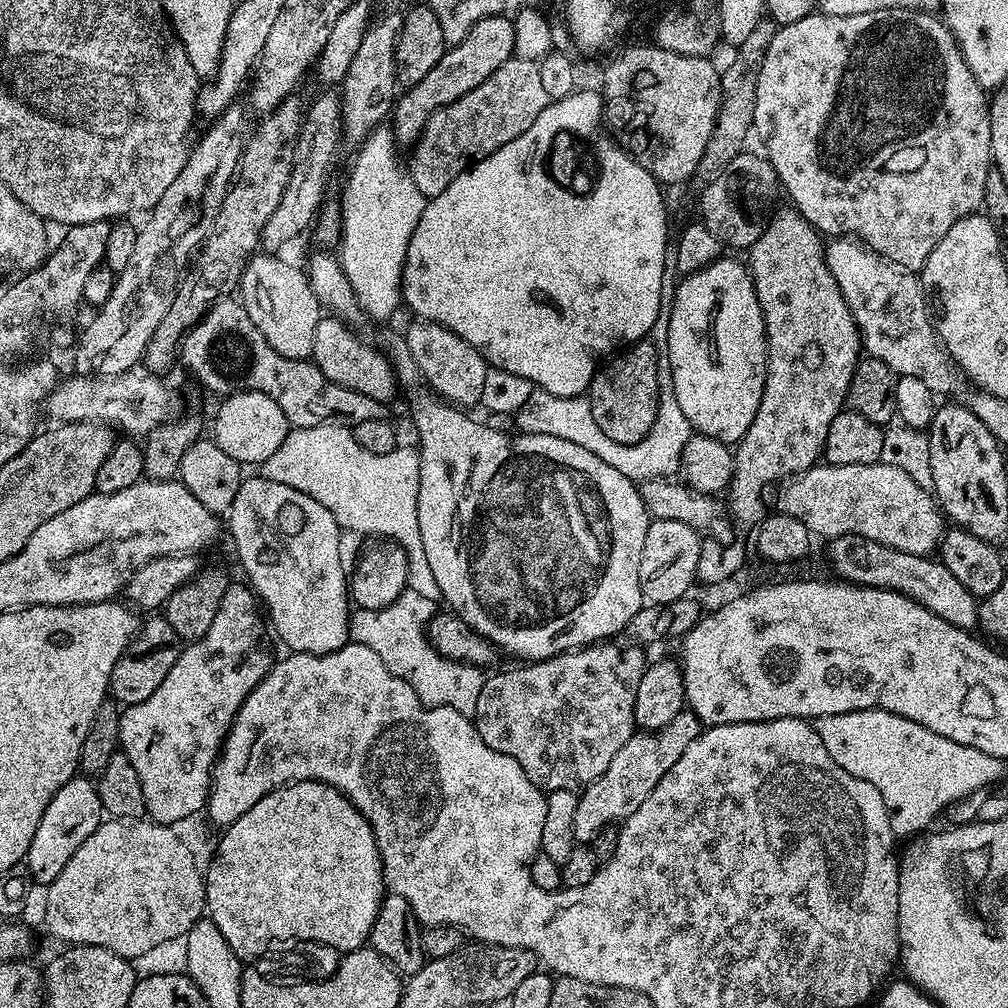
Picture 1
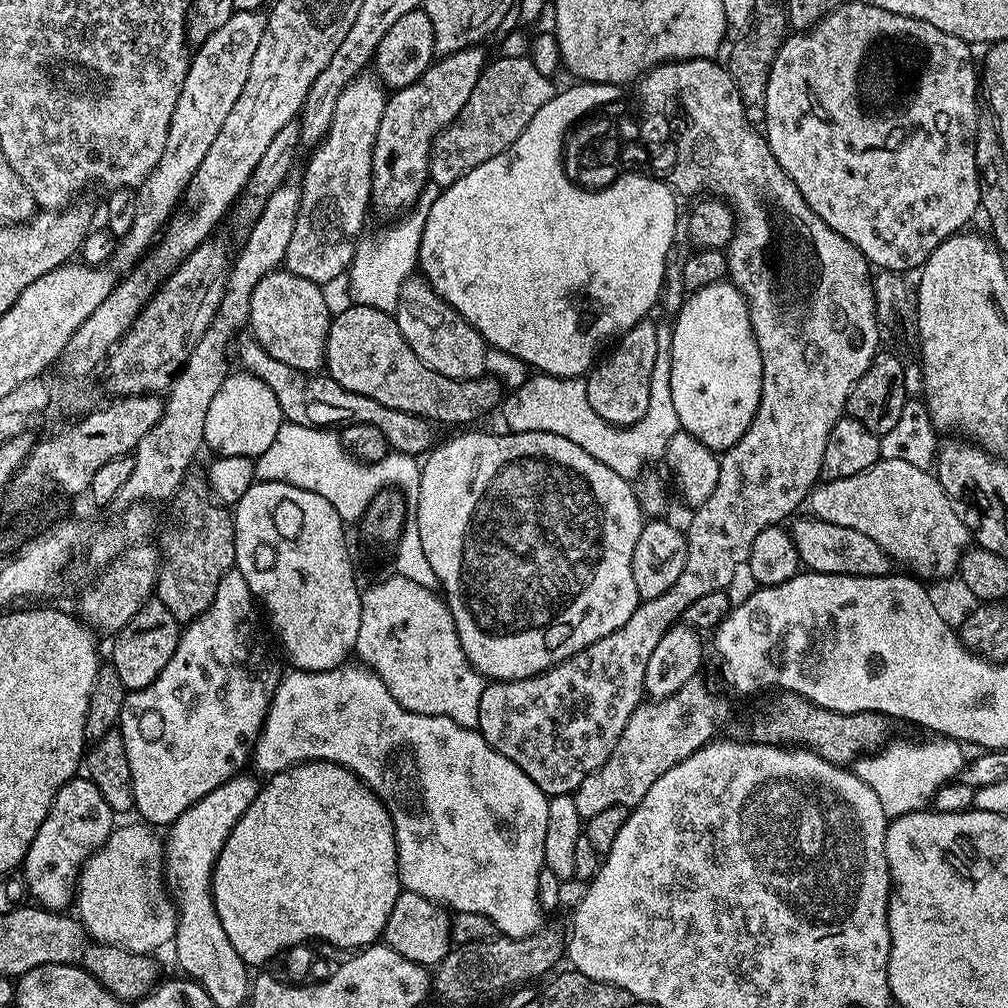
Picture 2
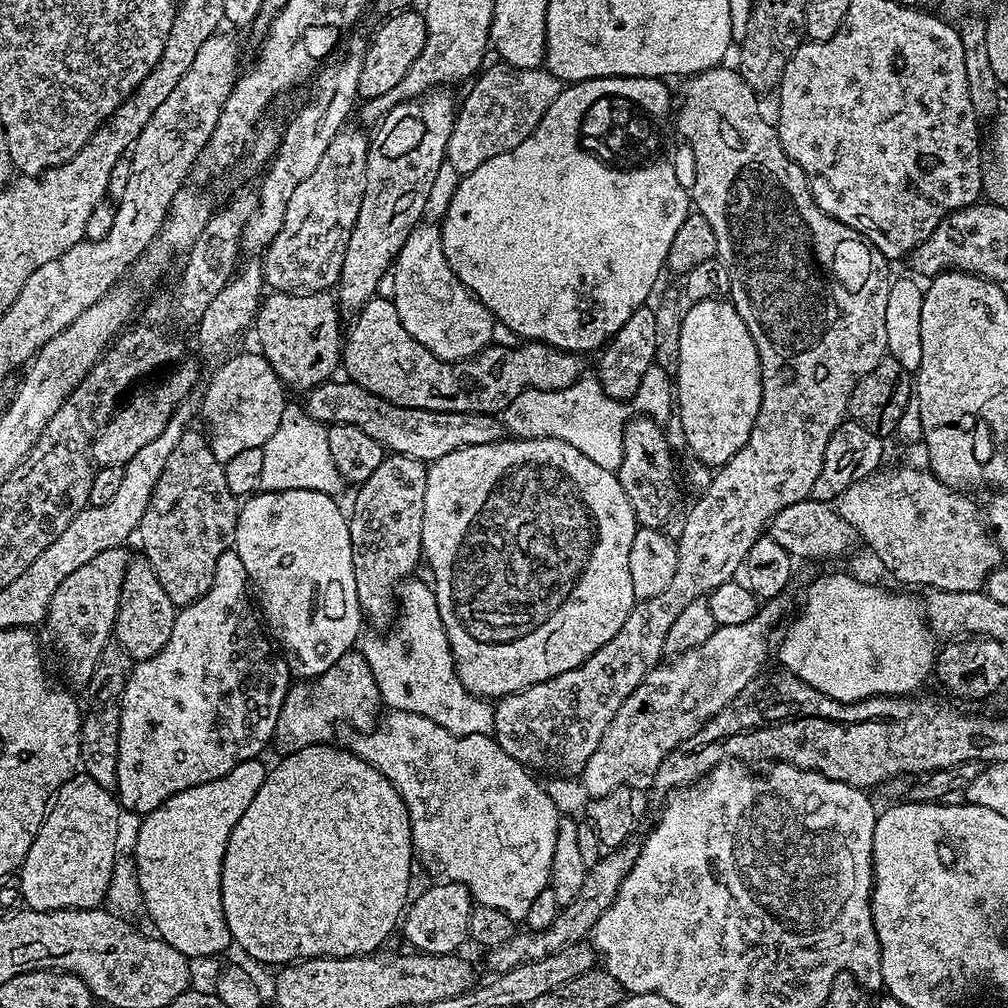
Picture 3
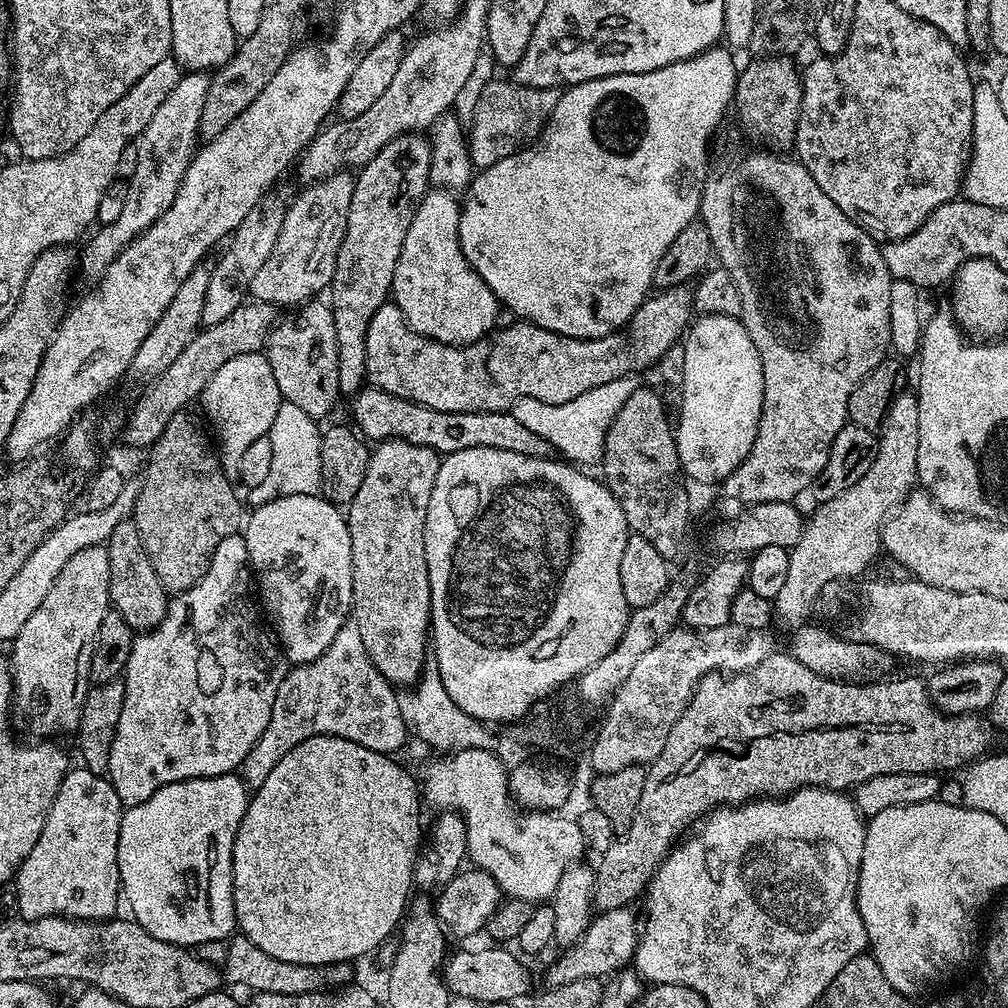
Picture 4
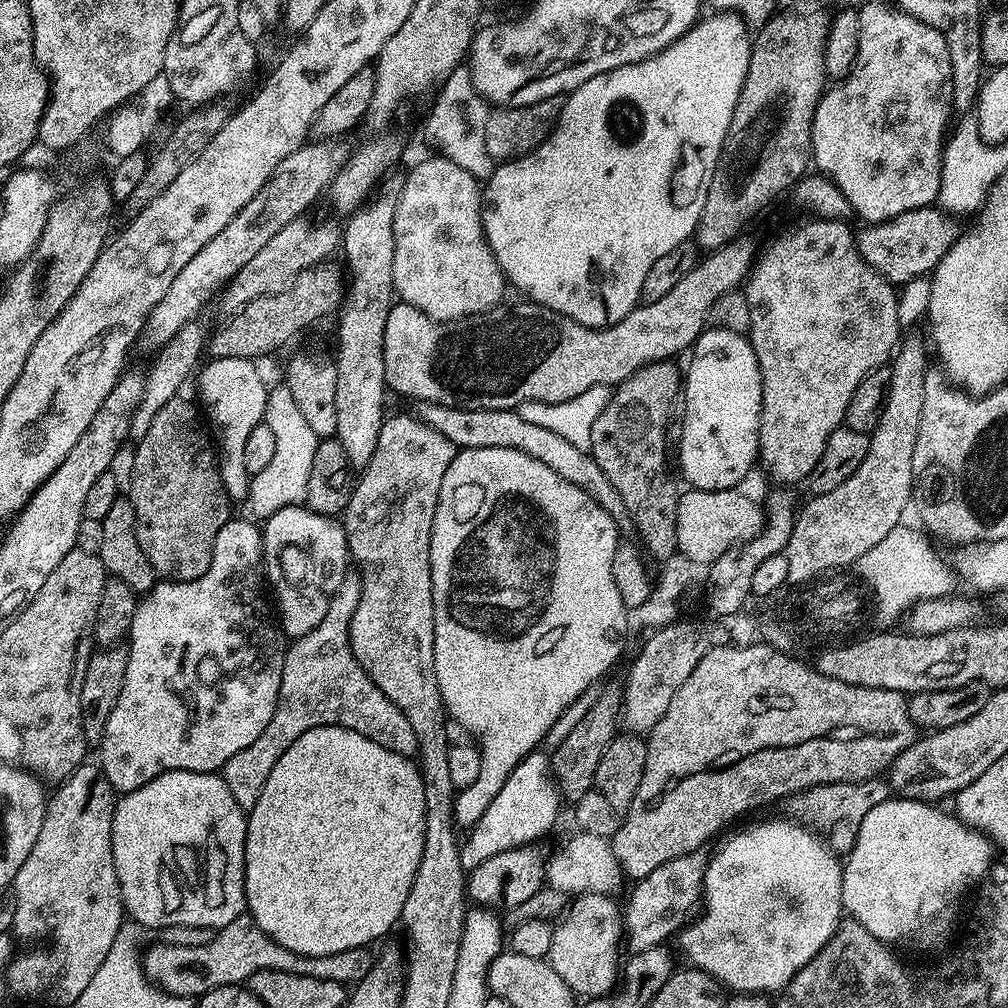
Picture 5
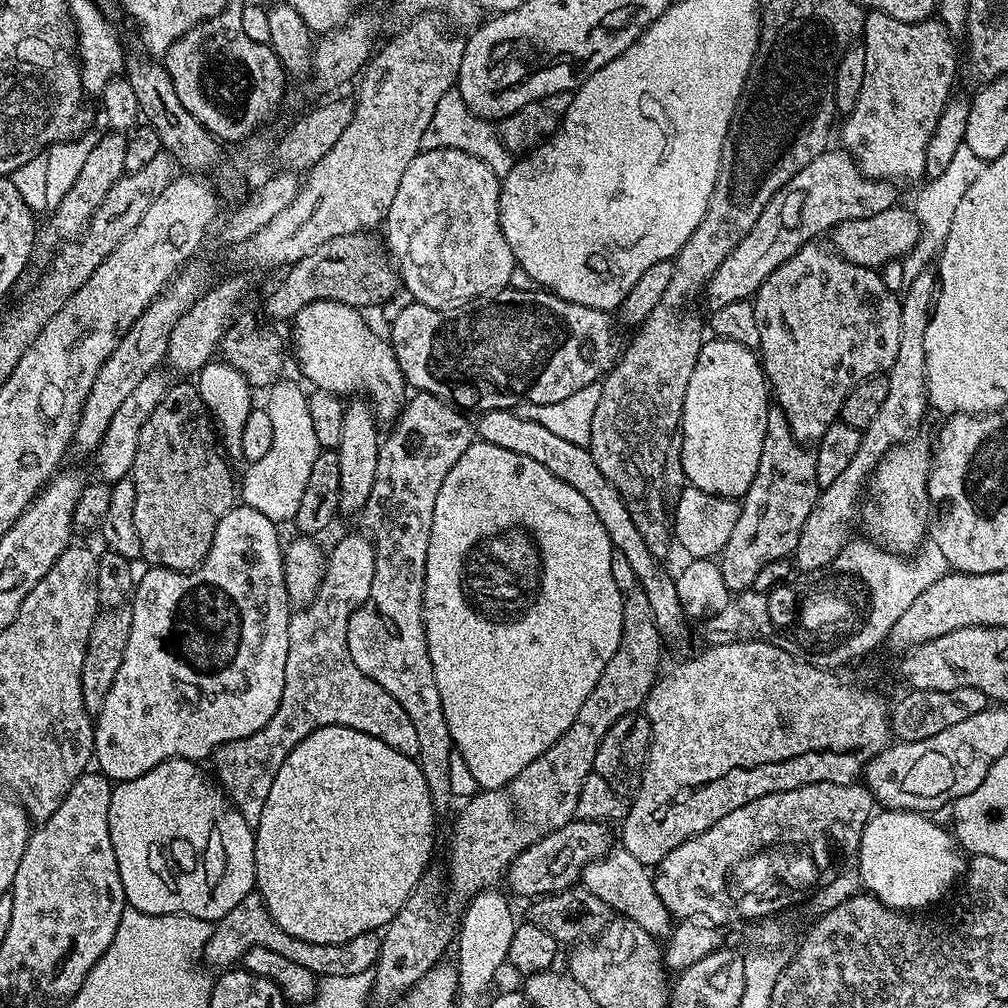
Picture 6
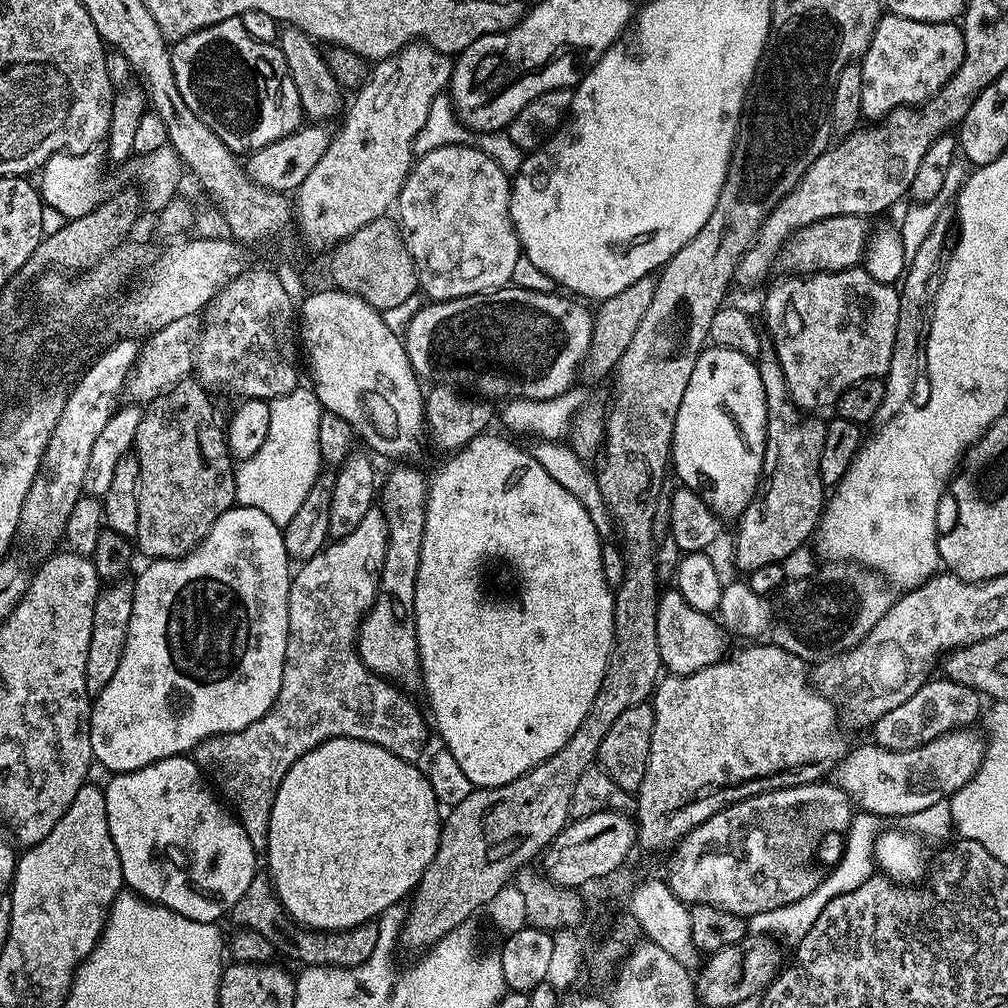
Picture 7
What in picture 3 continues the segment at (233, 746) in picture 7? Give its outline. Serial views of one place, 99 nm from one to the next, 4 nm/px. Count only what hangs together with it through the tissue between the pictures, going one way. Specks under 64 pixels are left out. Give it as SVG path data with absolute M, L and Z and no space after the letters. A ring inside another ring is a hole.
M348 651L342 654L342 658L338 658L338 662L334 662L334 666L330 666L330 670L326 670L326 674L301 679L289 687L278 714L274 748L280 754L287 754L311 744L331 741L332 731L339 724L349 724L356 728L352 730L371 730L377 727L380 708L382 701L378 682L374 682L374 674L363 651Z

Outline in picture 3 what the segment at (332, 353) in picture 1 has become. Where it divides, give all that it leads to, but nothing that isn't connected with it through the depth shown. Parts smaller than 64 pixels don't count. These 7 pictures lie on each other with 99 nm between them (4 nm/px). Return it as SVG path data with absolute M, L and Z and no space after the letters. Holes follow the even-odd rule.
M377 294L371 300L366 302L366 306L358 313L355 313L352 329L347 329L346 335L342 340L342 368L348 371L347 379L351 383L362 386L366 390L370 390L370 394L378 394L378 398L382 398L391 404L398 406L406 406L407 408L417 408L418 410L442 410L443 412L490 412L493 414L503 413L506 406L510 406L510 402L514 402L514 398L518 398L518 394L522 394L527 388L537 388L538 390L562 390L566 386L573 384L575 380L579 380L582 375L580 369L581 357L574 352L564 352L561 348L552 348L548 344L538 344L535 342L524 342L519 346L521 348L503 348L499 342L493 343L491 346L483 348L477 356L472 356L469 360L439 360L434 354L430 354L430 350L426 350L426 346L422 346L418 342L414 342L414 338L410 338L410 334L406 334L406 330L402 326L402 318L398 318L398 310L391 299L385 298L383 295Z

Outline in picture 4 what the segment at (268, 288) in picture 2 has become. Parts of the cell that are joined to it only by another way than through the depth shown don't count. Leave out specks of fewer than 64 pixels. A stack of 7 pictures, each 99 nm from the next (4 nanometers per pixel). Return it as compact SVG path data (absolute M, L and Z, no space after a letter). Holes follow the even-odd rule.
M308 302L297 307L289 320L281 319L268 336L266 355L270 362L270 370L274 370L274 382L278 382L281 401L298 406L298 410L306 410L314 418L328 416L336 399L342 396L338 382L338 342L334 334L334 314L327 303Z

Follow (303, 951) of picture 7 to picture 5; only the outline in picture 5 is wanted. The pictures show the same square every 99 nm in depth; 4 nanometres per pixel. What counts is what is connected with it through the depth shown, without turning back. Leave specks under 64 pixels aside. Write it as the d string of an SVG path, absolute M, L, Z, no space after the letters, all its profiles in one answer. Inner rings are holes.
M245 914L234 918L226 927L219 929L205 944L174 944L165 942L160 944L152 953L143 957L142 963L146 969L146 975L155 987L162 992L169 992L171 996L186 996L199 998L205 996L210 990L230 986L231 984L243 985L252 974L258 974L258 970L280 970L286 974L300 974L306 978L318 978L338 982L345 986L355 986L359 980L370 974L374 963L374 956L367 947L354 950L341 950L338 954L326 954L325 956L303 956L286 950L286 946L278 946L264 933L253 921L251 916Z

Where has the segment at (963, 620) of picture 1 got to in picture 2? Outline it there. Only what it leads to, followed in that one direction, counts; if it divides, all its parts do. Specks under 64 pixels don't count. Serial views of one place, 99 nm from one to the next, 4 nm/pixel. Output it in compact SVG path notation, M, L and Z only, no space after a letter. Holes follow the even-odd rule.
M805 515L805 520L800 520L796 525L791 525L792 541L800 555L801 565L807 571L821 572L822 574L846 574L847 576L887 576L893 571L894 561L887 556L871 538L866 538L858 530L850 530L850 526L834 526L834 522L822 522L817 516Z

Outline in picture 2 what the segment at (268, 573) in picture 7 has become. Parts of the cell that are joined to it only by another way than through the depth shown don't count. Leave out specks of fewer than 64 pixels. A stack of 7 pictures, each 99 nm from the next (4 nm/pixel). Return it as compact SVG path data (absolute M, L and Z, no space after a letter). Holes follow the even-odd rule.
M235 570L228 572L218 582L218 594L214 598L214 602L198 619L189 622L181 631L178 650L174 650L174 658L170 658L170 662L166 662L166 670L162 670L162 674L158 674L158 678L154 678L154 682L150 682L150 686L137 692L128 692L125 695L118 730L122 734L126 746L126 762L130 762L134 808L137 813L140 811L139 819L143 823L149 826L157 826L156 824L171 826L186 809L194 806L194 802L198 802L198 798L206 798L206 794L210 794L210 790L218 790L218 786L222 786L222 782L237 775L243 769L240 767L249 763L252 745L256 743L256 735L260 732L260 727L264 725L264 718L268 713L272 695L280 685L282 675L282 669L276 665L275 658L268 653L268 648L264 645L263 638L260 637L260 624L256 621L256 612L258 616L258 604L252 595L250 586L246 586L246 578L242 578L242 574Z

